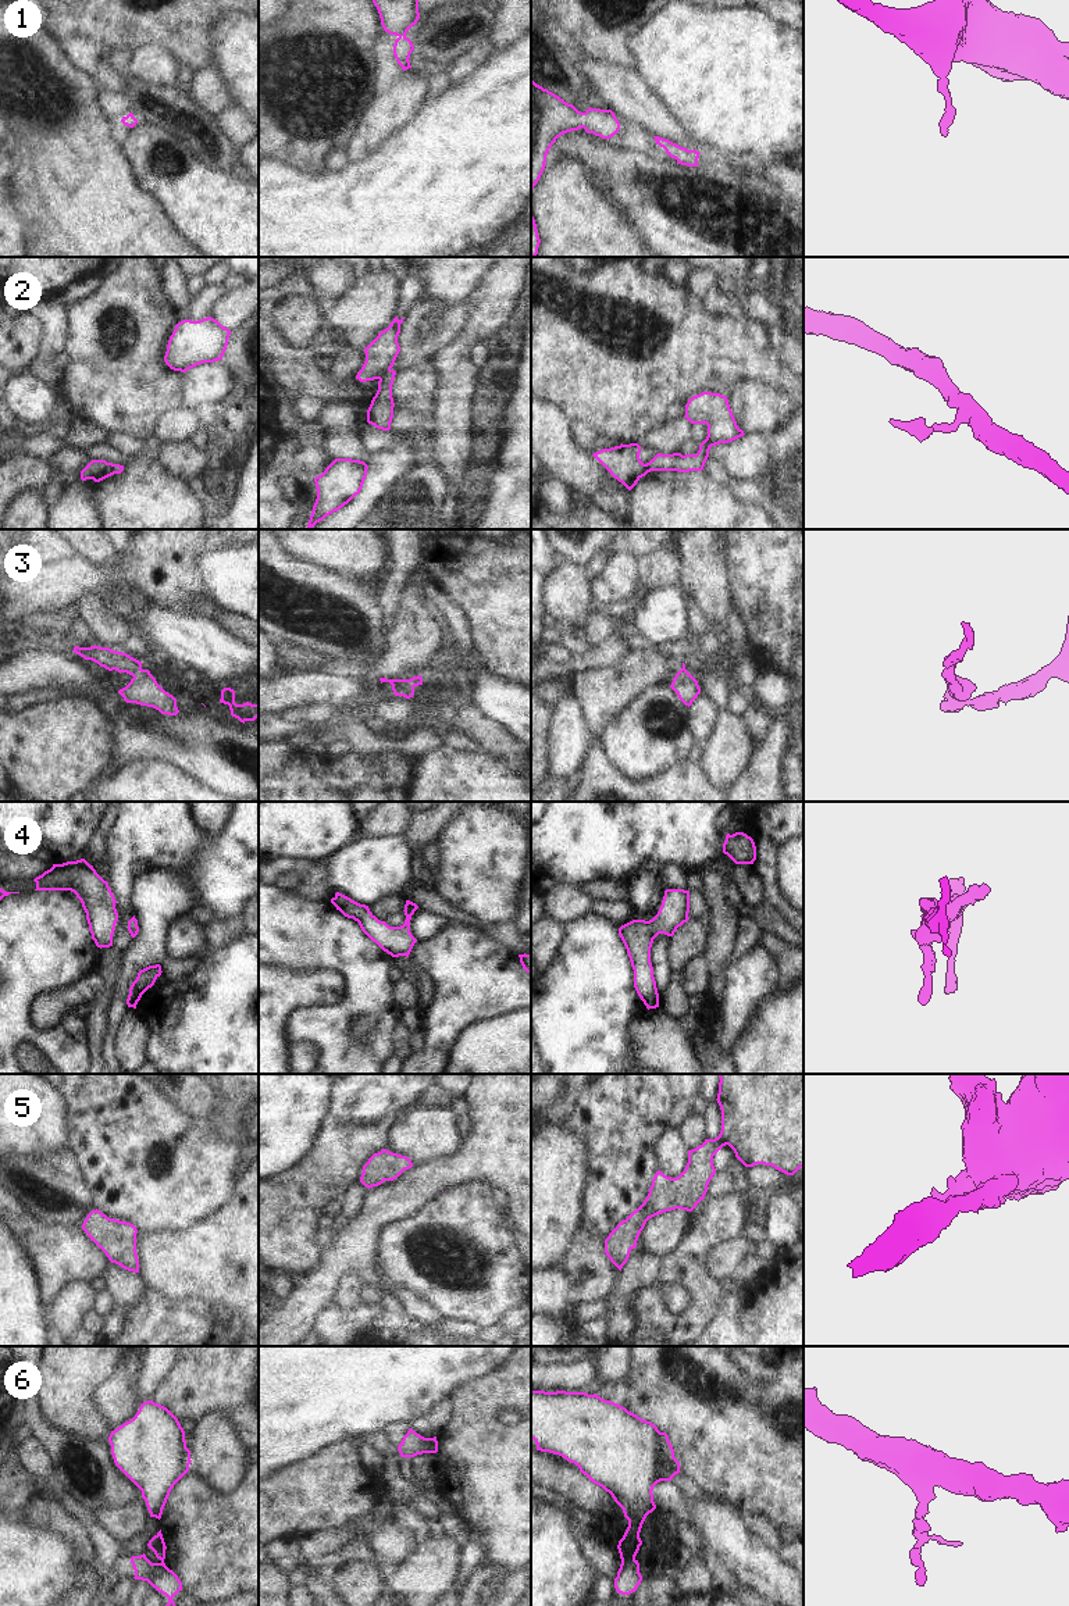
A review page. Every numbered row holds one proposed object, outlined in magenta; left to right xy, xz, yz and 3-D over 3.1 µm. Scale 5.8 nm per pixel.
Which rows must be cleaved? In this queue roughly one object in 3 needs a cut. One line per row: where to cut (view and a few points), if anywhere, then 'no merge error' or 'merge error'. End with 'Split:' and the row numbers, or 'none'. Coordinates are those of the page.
1: no cut | no merge error
2: xz (389, 368), (380, 379) | merge error
3: no cut | no merge error
4: no cut | no merge error
5: no cut | no merge error
6: yz (634, 1558), (622, 1562) | merge error
Split: 2, 6

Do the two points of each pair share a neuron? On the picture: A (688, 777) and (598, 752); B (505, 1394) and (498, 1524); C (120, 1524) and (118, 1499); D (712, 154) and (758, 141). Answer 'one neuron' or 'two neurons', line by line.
A: one neuron
B: one neuron
C: two neurons
D: two neurons

